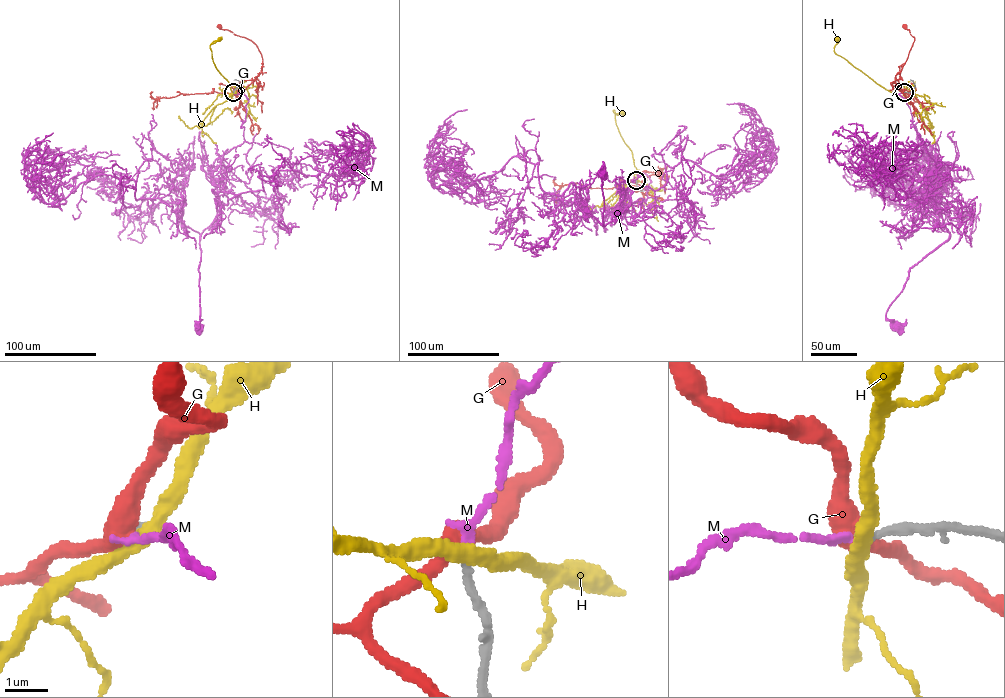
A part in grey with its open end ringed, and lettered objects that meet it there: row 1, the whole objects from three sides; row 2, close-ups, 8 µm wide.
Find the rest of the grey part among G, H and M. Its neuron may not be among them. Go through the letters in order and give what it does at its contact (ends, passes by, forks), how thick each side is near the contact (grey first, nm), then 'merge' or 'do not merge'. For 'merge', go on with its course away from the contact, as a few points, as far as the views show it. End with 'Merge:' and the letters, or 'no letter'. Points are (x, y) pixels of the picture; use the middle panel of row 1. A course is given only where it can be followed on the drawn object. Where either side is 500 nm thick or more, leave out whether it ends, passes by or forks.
G: it passes by | 200/440 nm | do not merge
H: it passes by | 200/360 nm | do not merge
M: it ends | 170/190 nm | merge | via (636, 180), (644, 173), (651, 181), (647, 197), (614, 214), (621, 203), (605, 226), (603, 162), (602, 175)
Merge: M

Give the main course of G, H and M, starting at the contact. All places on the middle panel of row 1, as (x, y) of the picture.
G: (636, 180), (644, 170), (657, 171), (665, 179), (664, 184), (653, 190), (622, 180)
H: (636, 180), (630, 180), (636, 168), (631, 150), (618, 131), (613, 110), (622, 113)
M: (636, 180), (644, 173), (651, 181), (647, 197), (614, 214), (621, 203), (605, 226), (603, 162), (602, 175)

